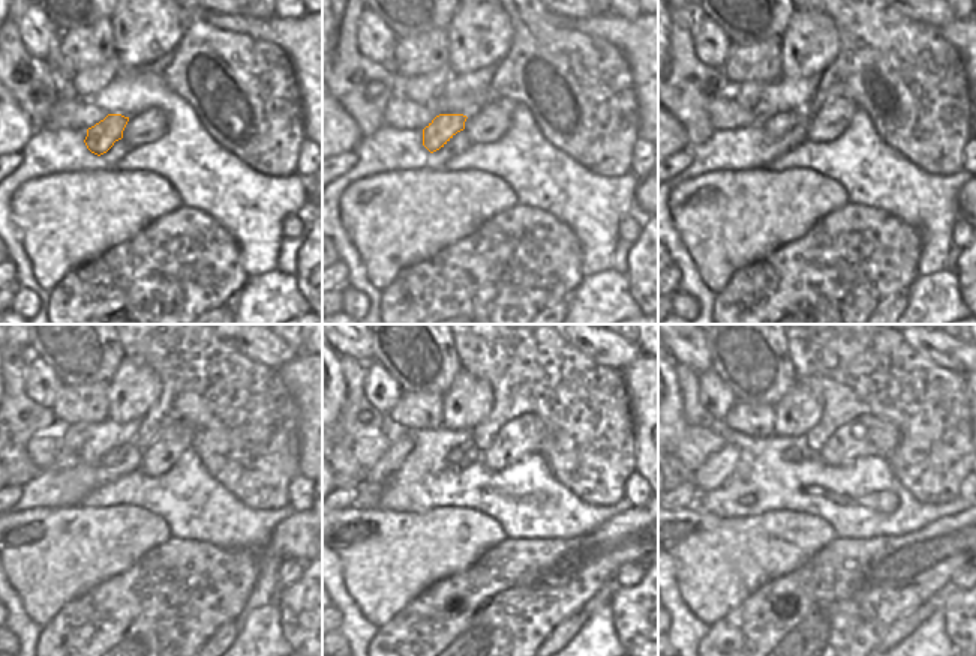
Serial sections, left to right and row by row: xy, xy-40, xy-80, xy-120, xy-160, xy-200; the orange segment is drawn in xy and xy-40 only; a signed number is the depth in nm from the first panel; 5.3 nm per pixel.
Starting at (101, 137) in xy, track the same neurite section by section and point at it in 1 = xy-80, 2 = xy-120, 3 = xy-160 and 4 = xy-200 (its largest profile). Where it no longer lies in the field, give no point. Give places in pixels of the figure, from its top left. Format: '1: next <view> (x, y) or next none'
1: next xy-80 (777, 126)
2: next xy-120 (116, 455)
3: next xy-160 (455, 455)
4: next xy-200 (792, 455)

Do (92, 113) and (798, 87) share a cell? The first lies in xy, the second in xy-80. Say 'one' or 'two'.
two

